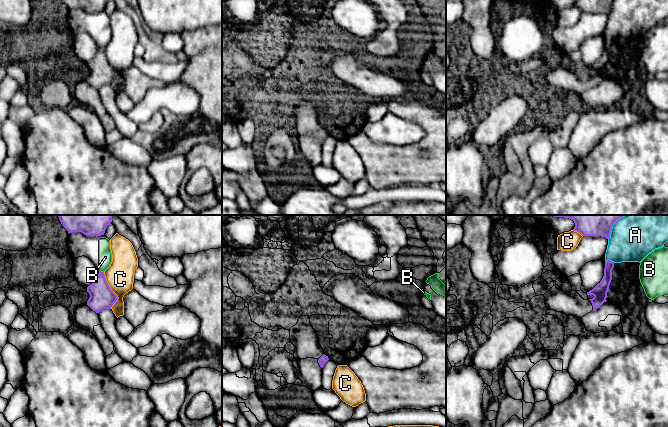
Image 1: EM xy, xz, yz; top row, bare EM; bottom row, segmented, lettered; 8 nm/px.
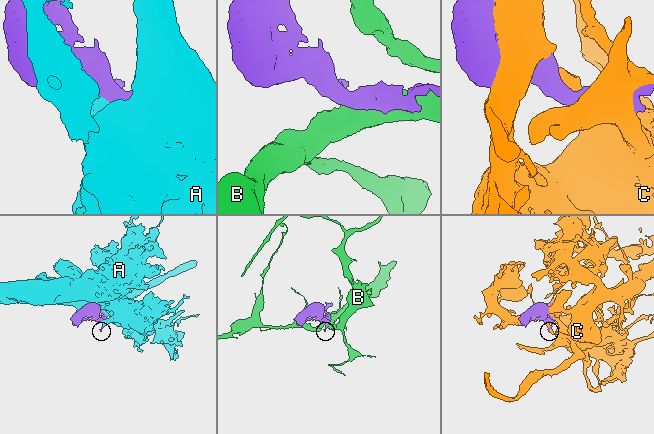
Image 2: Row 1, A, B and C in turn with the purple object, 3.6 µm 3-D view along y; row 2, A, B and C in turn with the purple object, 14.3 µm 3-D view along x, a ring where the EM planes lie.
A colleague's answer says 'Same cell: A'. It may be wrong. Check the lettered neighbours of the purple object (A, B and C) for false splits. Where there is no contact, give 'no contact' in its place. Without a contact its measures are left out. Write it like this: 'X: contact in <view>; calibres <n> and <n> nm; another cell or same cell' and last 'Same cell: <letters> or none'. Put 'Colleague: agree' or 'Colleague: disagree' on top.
Colleague: disagree
A: contact in yz; calibres 110 and 300 nm; another cell
B: contact in xy; calibres 190 and 110 nm; another cell
C: contact in xy; calibres 190 and 220 nm; another cell
Same cell: none

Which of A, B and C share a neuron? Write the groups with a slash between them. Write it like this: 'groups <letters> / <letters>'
groups A / B / C

